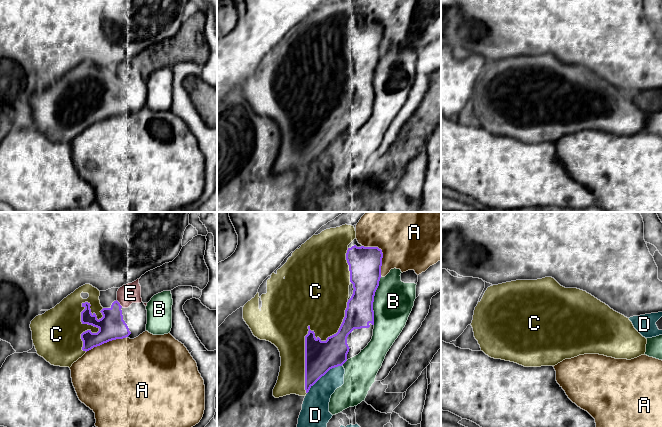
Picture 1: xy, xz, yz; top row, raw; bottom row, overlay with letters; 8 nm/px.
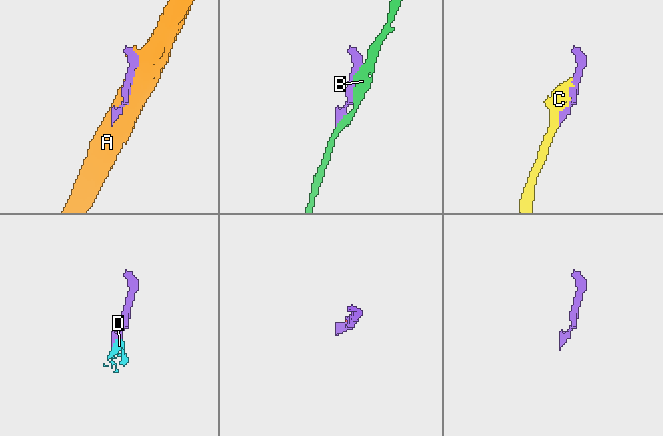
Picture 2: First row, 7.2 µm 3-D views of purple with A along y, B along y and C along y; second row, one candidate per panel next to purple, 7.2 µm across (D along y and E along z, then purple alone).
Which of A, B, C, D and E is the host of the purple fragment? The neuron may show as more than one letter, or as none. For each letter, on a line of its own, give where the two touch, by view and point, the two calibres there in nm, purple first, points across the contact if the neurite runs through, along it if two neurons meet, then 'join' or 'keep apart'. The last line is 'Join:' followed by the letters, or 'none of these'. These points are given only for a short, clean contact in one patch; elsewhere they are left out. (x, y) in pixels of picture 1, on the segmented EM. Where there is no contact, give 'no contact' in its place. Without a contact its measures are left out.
A: xz (382, 253) | 260/480 nm | keep apart
B: xz (373, 300) | 260/320 nm | keep apart
C: xz (308, 331) | 260/440 nm | join
D: xz (323, 375) | 260/200 nm | along xz (342, 364), (330, 368), (307, 393) | keep apart
E: xy (119, 303) | 220/160 nm | keep apart
Join: C

